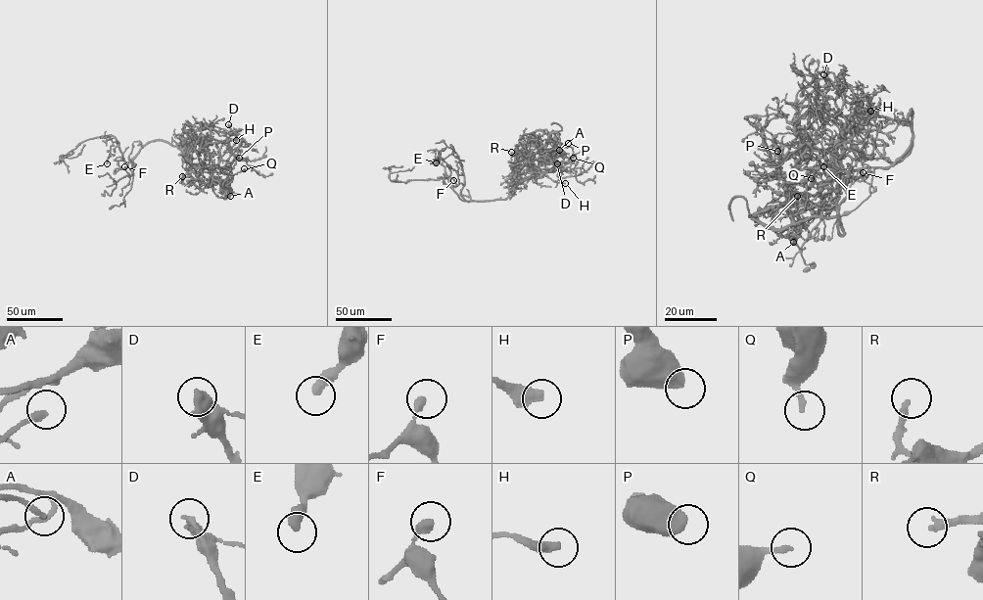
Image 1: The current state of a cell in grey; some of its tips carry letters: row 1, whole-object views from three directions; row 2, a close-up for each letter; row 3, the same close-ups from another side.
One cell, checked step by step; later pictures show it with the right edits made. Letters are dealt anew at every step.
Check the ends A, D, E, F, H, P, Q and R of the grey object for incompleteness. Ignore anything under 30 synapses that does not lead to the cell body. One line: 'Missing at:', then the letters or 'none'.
Missing at: none

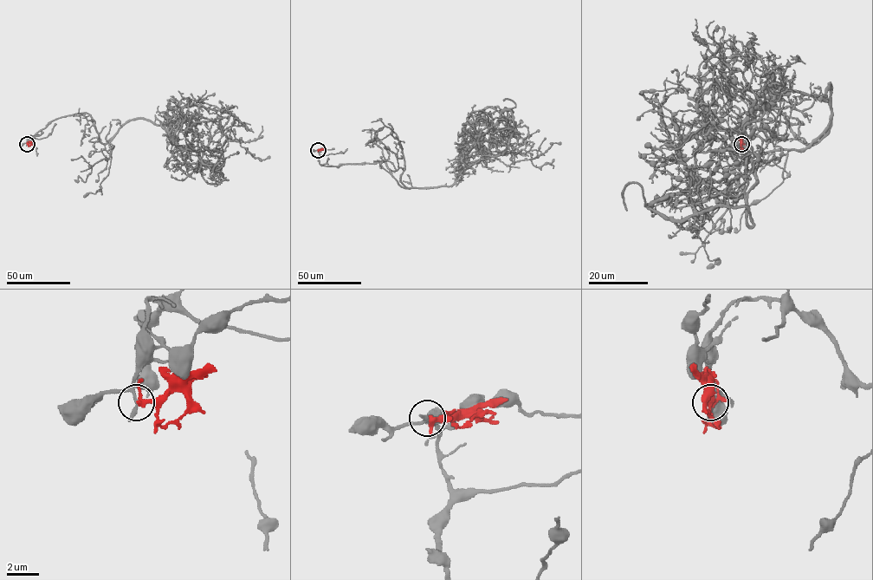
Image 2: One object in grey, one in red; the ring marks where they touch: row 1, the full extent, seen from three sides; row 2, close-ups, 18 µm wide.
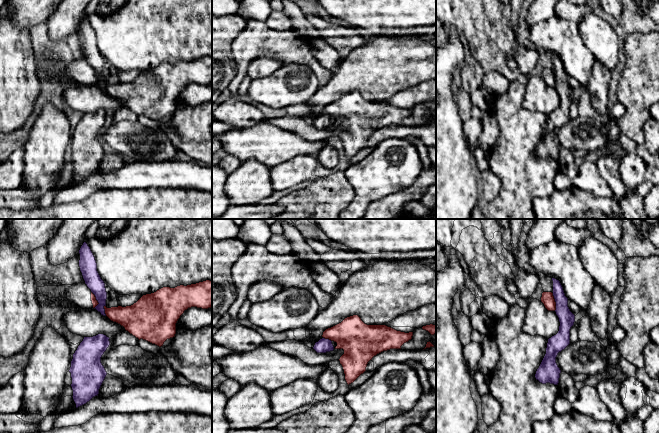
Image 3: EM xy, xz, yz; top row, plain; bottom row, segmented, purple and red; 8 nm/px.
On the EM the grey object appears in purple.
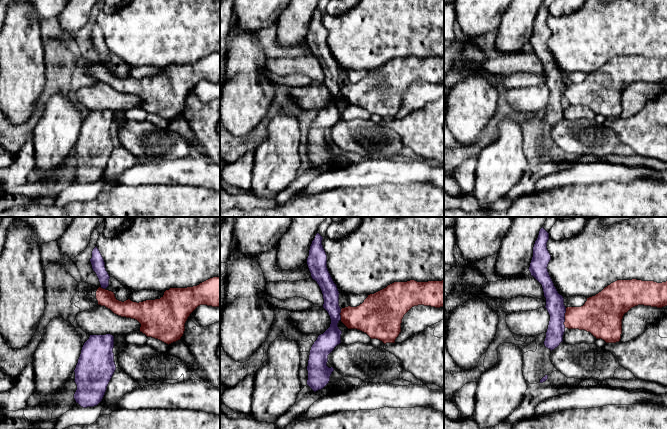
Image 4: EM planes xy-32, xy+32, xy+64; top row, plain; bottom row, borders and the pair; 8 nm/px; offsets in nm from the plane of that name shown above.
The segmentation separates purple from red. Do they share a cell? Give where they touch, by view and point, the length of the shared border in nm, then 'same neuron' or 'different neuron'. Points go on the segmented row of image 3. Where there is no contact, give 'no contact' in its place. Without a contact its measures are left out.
yz (555, 301) | 150 nm | different neuron

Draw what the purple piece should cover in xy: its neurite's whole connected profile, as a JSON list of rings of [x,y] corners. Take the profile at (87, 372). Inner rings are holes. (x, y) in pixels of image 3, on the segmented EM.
[[[104,334],[84,337],[73,354],[69,372],[76,408],[99,394],[99,389],[107,375],[101,357],[110,345],[109,339]]]

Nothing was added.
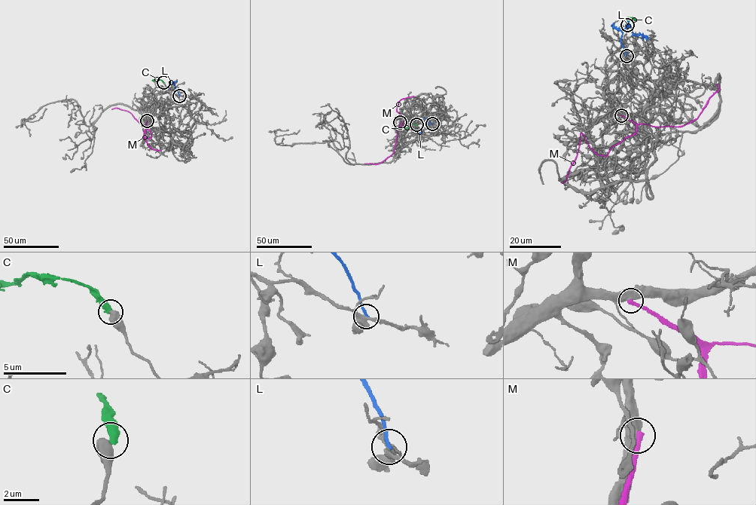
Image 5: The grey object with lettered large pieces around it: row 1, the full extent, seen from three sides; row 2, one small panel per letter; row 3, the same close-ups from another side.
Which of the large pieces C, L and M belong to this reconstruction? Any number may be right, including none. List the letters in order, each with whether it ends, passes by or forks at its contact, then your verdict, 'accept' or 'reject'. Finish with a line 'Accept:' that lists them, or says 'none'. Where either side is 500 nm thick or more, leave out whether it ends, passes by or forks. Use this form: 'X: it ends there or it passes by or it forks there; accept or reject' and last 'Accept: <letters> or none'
C: reject
L: it ends there; reject
M: reject
Accept: none

